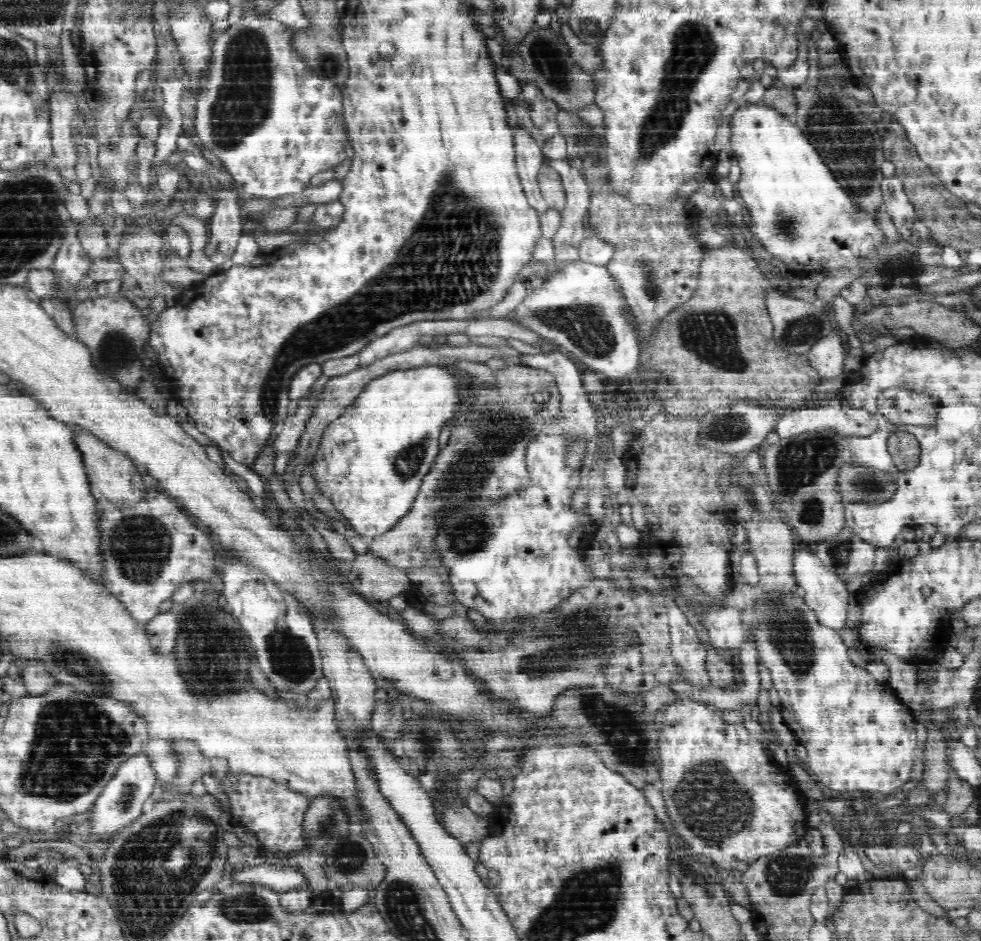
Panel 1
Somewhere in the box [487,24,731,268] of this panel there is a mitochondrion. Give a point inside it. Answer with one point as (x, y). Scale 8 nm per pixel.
(548, 62)

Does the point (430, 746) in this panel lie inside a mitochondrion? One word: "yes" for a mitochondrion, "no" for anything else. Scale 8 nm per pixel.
yes

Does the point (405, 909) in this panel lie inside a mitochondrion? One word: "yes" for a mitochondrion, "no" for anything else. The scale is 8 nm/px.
yes

